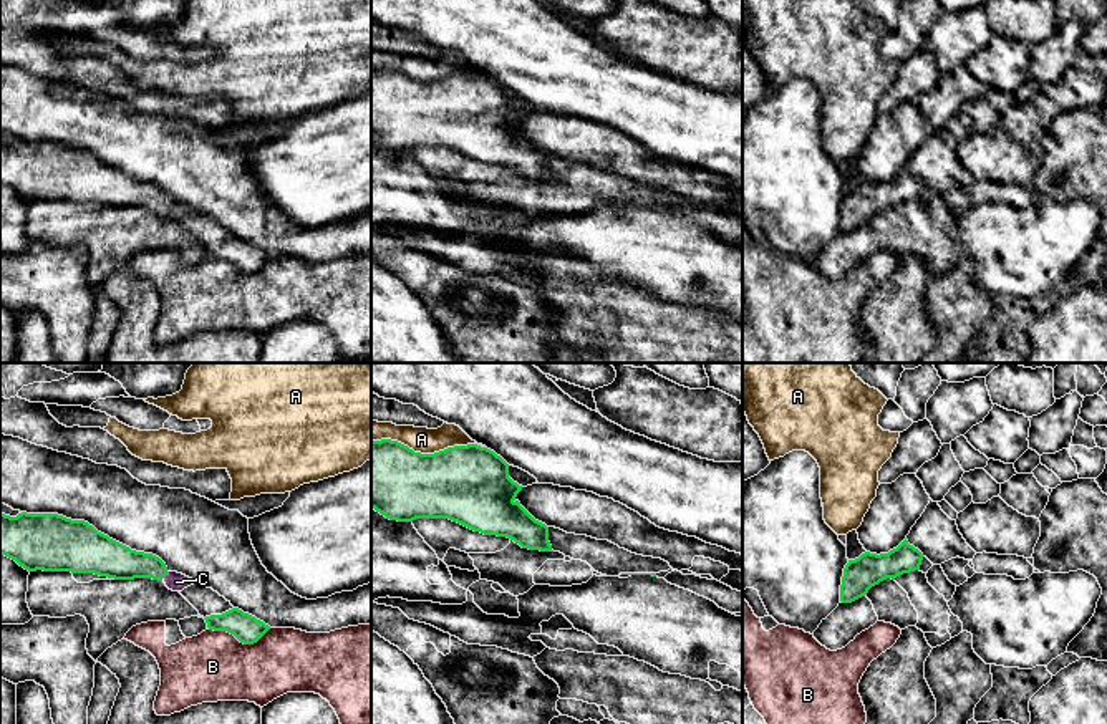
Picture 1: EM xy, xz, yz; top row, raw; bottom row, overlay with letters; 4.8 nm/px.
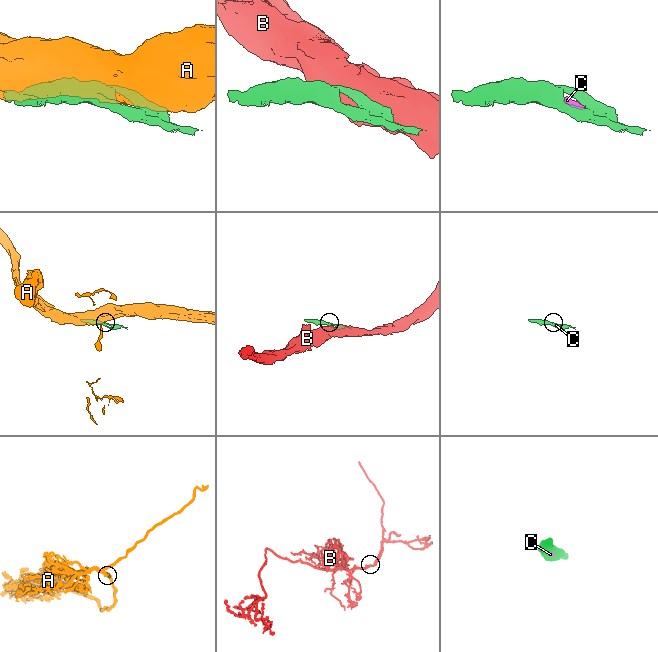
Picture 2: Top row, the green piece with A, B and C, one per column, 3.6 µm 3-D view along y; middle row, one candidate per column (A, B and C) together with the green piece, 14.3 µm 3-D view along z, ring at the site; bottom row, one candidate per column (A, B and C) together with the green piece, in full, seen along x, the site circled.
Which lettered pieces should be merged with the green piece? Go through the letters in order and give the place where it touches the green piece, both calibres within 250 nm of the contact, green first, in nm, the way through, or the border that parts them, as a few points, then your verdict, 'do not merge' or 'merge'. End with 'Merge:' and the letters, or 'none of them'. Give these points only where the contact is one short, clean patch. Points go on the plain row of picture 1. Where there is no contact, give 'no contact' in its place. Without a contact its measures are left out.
A: contact xz (425, 83); calibres 380 and 130 nm; do not merge
B: contact xy (239, 269); calibres 140 and 340 nm; do not merge
C: contact xy (164, 204); calibres 170 and 90 nm; way xy (116, 189), (149, 194), (164, 204), (176, 211); merge
Merge: C

